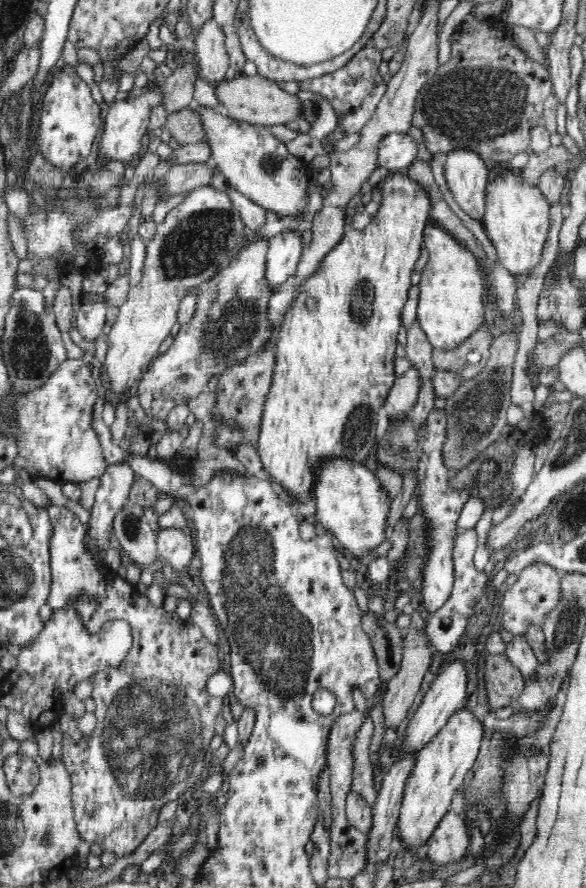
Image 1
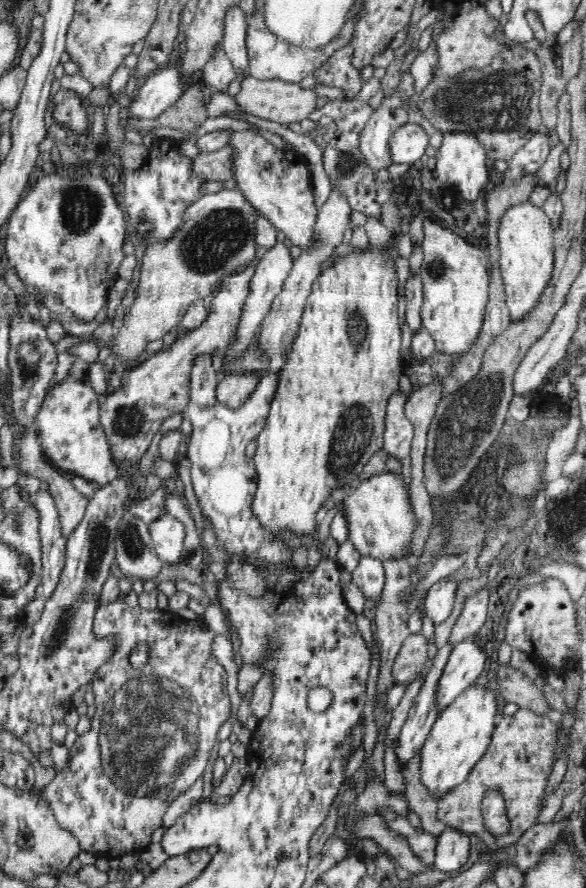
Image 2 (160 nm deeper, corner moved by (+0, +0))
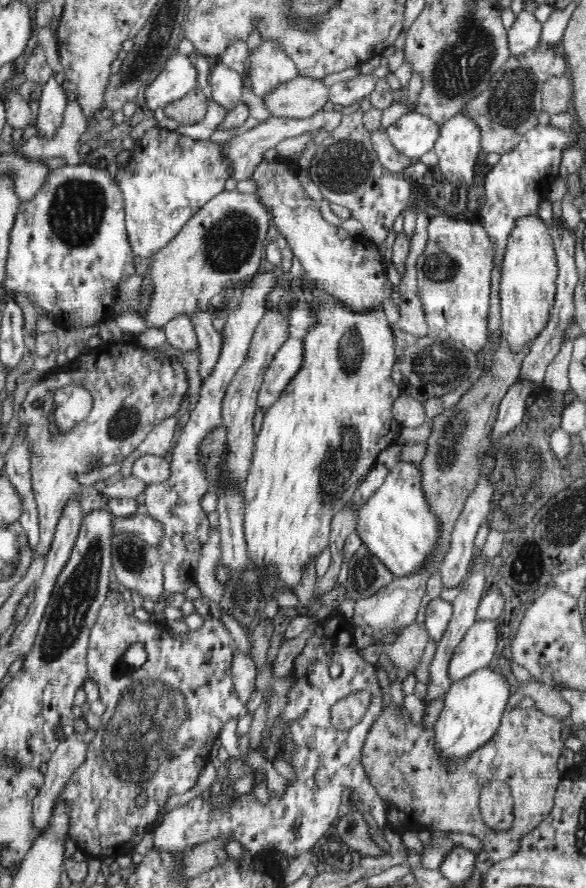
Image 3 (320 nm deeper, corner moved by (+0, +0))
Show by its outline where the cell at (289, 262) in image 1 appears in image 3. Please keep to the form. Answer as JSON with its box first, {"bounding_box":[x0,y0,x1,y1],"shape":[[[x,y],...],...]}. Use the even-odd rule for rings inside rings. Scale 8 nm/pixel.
{"bounding_box":[143,267,278,596],"shape":[[[268,267],[265,272],[252,276],[242,286],[234,309],[224,318],[226,322],[223,327],[222,350],[220,350],[218,362],[216,362],[212,374],[202,383],[196,406],[194,410],[185,415],[174,448],[168,456],[170,476],[164,482],[146,486],[143,492],[146,497],[143,511],[162,524],[162,529],[164,529],[164,538],[156,547],[163,561],[165,596],[186,593],[186,590],[197,585],[196,567],[203,545],[208,540],[210,528],[207,514],[201,506],[201,500],[211,486],[207,472],[199,460],[201,458],[200,440],[204,440],[212,430],[216,430],[220,426],[220,422],[223,422],[221,410],[224,392],[240,365],[246,360],[252,333],[260,319],[266,314],[266,295],[278,284],[276,274],[272,273],[273,269],[274,267]]]}

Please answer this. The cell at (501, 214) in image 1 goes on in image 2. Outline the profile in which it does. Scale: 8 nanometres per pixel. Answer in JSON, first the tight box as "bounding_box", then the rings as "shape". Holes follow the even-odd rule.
{"bounding_box":[497,201,554,321],"shape":[[[530,201],[510,205],[499,216],[497,230],[499,267],[505,286],[506,304],[512,321],[524,320],[540,300],[541,292],[552,278],[554,265],[553,234],[550,217]]]}

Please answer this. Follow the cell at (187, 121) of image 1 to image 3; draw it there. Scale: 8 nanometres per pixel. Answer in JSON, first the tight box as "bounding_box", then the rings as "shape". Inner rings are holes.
{"bounding_box":[163,87,207,128],"shape":[[[196,87],[180,100],[168,103],[168,106],[163,109],[166,117],[174,119],[179,128],[198,124],[205,120],[207,112],[206,93]]]}

